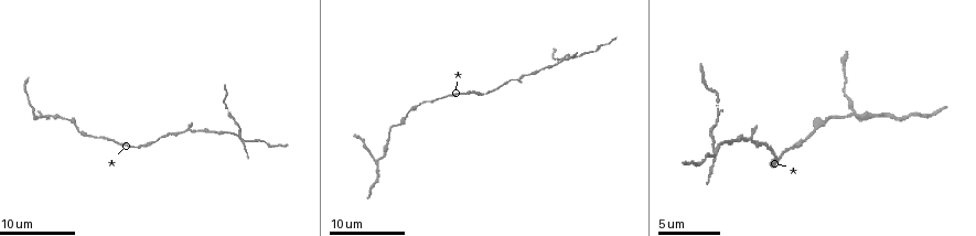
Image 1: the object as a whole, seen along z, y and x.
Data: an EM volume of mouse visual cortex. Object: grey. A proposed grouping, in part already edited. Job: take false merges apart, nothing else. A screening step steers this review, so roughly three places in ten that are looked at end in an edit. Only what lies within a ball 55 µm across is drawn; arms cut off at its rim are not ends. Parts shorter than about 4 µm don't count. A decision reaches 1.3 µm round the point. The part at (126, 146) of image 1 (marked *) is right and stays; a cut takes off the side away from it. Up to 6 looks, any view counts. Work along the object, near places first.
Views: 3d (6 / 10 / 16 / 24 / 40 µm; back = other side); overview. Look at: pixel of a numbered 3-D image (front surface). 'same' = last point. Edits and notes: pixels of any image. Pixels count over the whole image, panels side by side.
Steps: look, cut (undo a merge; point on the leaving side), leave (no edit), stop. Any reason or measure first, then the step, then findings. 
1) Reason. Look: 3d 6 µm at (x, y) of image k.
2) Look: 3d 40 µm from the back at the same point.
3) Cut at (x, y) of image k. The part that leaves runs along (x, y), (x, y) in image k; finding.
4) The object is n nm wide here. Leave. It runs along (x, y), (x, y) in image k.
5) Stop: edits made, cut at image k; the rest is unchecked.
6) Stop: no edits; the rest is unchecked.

Three-way junction. Look: 3d 10 µm at (888, 115) of image 1.

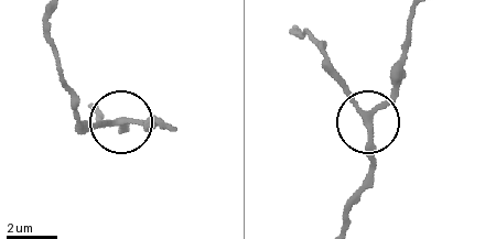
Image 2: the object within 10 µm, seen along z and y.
The object is 200 nm wide here. Leave. One neuron here.

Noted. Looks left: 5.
Narrows sharply. Look: 3d 16 µm at (752, 141) of image 1.

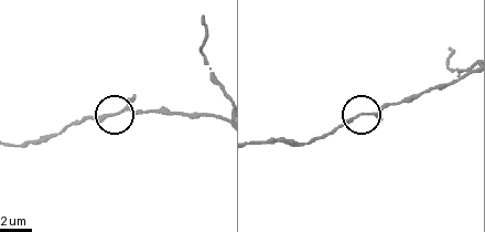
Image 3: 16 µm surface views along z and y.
Leave. It runs along (257, 143), (312, 143), (359, 116), (409, 103) in image 3; one neuron here.

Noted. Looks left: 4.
Look: 3d 10 µm at (713, 148) of image 1.

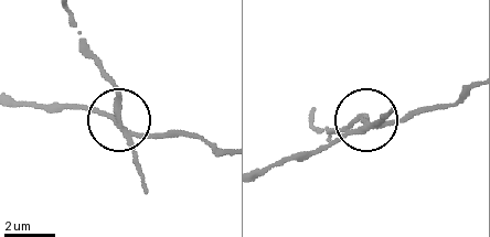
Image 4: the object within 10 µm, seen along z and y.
Cut at (136, 165) of image 4. The part that leaves runs along (125, 130), (115, 82), (74, 18) in image 4; two neurons meet here.

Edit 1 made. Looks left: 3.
Stop: edits made, cut at image 4; the rest is unchecked.

